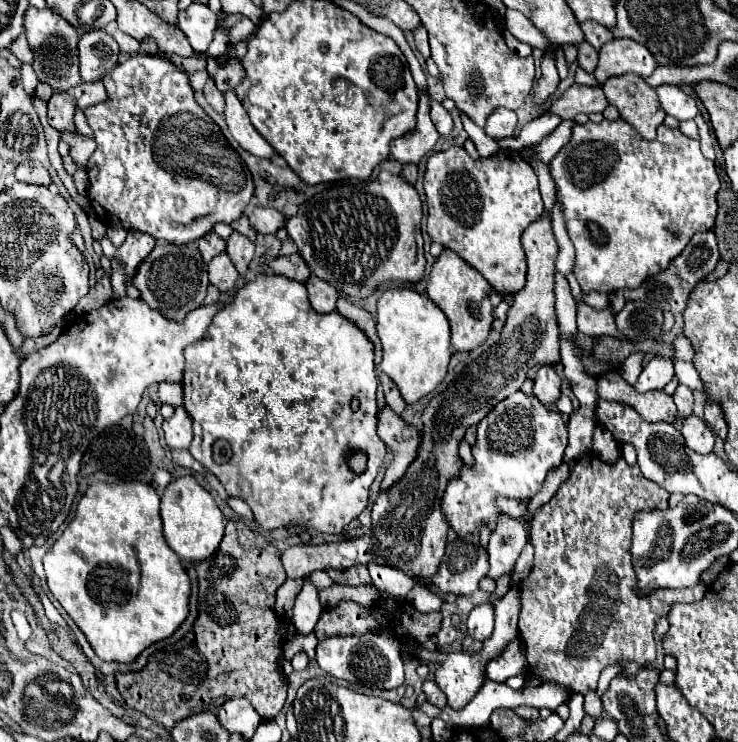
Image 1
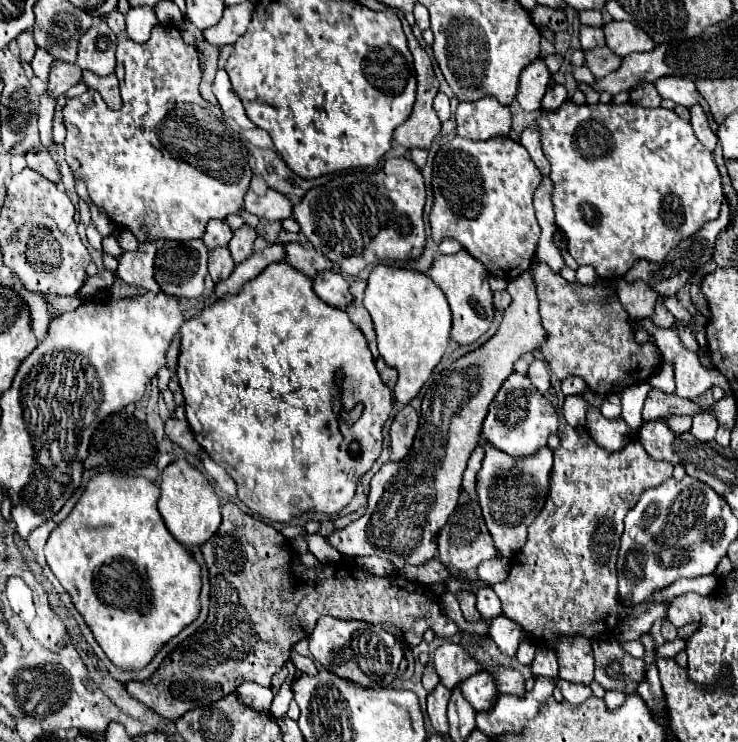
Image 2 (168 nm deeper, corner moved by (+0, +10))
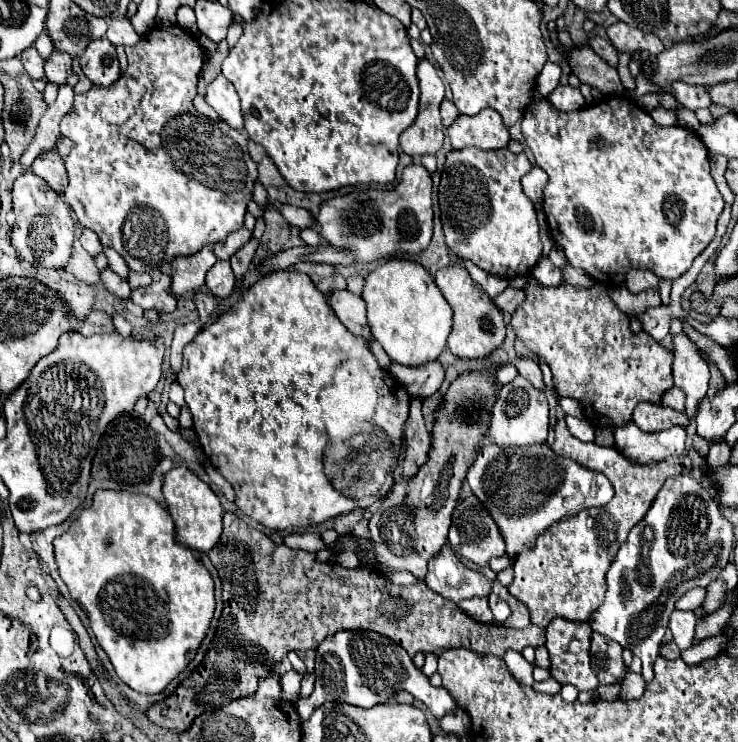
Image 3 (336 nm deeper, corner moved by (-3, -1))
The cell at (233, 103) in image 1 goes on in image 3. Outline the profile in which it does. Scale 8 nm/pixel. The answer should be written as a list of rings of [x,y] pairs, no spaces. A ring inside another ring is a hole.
[[[219,75],[205,93],[207,103],[219,113],[219,117],[229,123],[233,129],[243,129],[243,115],[241,115],[241,107],[239,107],[239,97],[235,87],[231,87],[231,83]]]

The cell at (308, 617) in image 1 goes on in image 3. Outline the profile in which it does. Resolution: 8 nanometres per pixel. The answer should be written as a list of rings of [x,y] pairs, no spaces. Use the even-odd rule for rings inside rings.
[[[339,631],[325,637],[317,647],[315,677],[315,691],[305,701],[295,705],[301,723],[311,717],[313,707],[319,707],[325,701],[373,707],[377,703],[387,703],[401,689],[421,699],[435,715],[435,719],[443,719],[447,713],[459,707],[445,687],[433,687],[429,683],[429,679],[413,665],[411,657],[407,655],[407,651],[403,651],[403,647],[375,631]]]

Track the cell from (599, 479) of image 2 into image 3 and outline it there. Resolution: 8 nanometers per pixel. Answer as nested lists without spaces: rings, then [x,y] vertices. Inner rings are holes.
[[[563,419],[555,425],[553,451],[559,457],[573,459],[581,467],[603,473],[615,487],[615,497],[603,507],[583,509],[575,517],[559,519],[537,537],[535,547],[519,553],[515,559],[515,577],[507,589],[529,609],[531,623],[543,629],[555,617],[563,617],[567,621],[591,619],[593,611],[597,611],[605,601],[605,573],[609,571],[619,547],[627,541],[629,531],[643,519],[651,499],[655,499],[665,479],[681,475],[681,463],[677,457],[651,465],[631,463],[615,447],[601,447],[597,443],[583,443],[575,439],[567,431]]]

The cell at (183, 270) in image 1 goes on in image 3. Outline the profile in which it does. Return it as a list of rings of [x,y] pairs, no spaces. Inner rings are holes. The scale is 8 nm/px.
[[[203,247],[189,257],[177,257],[171,261],[171,293],[181,299],[197,293],[205,285],[205,273],[217,261],[211,247]]]

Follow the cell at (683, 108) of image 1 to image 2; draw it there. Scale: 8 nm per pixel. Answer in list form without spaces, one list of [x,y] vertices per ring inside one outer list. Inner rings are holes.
[[[664,76],[656,80],[656,90],[662,98],[668,98],[676,104],[682,104],[686,108],[692,108],[698,102],[698,90],[692,80],[676,78],[676,76]]]

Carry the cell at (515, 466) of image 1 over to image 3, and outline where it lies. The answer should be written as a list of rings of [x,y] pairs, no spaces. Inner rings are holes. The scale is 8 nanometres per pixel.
[[[517,377],[513,383],[503,385],[491,411],[487,437],[499,447],[523,447],[543,443],[547,439],[547,433],[549,433],[549,407],[545,393],[535,391],[535,387],[531,387],[531,383],[527,383],[527,379],[523,377]]]

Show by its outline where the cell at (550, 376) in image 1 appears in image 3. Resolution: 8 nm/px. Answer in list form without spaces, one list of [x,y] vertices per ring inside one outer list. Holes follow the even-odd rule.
[[[521,359],[521,361],[517,363],[517,369],[519,369],[519,375],[521,375],[521,377],[525,377],[527,381],[531,381],[535,389],[539,389],[539,391],[545,391],[543,373],[541,373],[541,369],[539,369],[539,365],[537,365],[537,363]]]

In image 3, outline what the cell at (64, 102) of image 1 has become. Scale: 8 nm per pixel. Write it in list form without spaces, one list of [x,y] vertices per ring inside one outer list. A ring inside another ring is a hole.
[[[53,51],[53,55],[45,61],[45,77],[49,83],[65,85],[67,77],[73,73],[73,59],[67,53]]]

